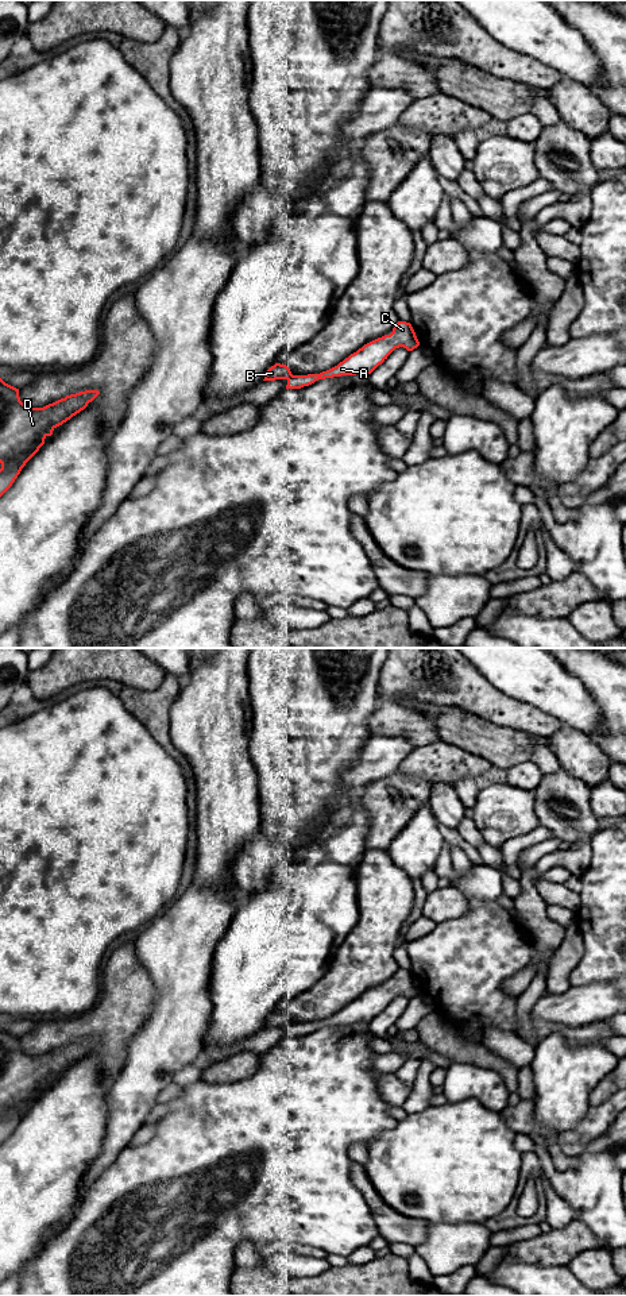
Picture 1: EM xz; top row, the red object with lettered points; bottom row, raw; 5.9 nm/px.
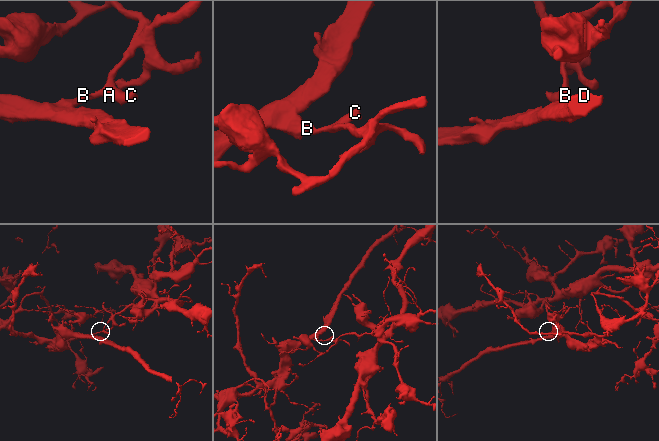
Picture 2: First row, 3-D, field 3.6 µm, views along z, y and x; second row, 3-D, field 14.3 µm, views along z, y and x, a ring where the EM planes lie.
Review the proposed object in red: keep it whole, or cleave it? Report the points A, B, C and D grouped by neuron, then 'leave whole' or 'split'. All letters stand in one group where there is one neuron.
A C / B D | split

